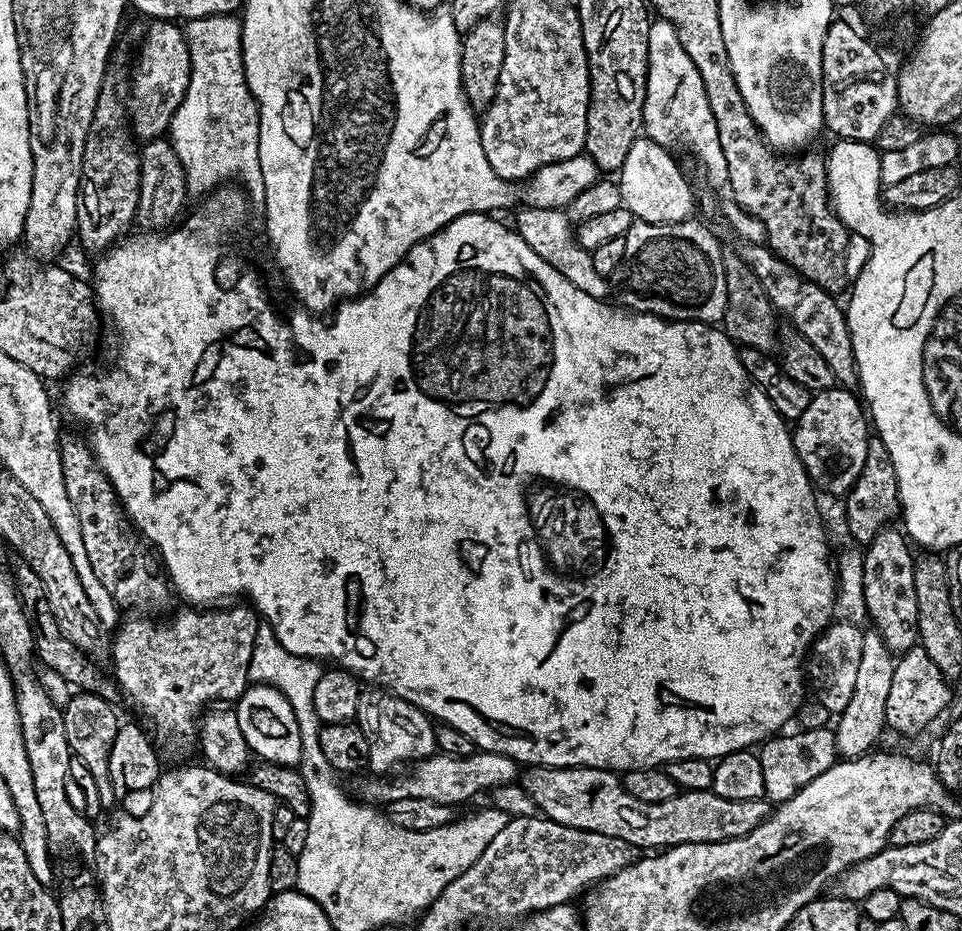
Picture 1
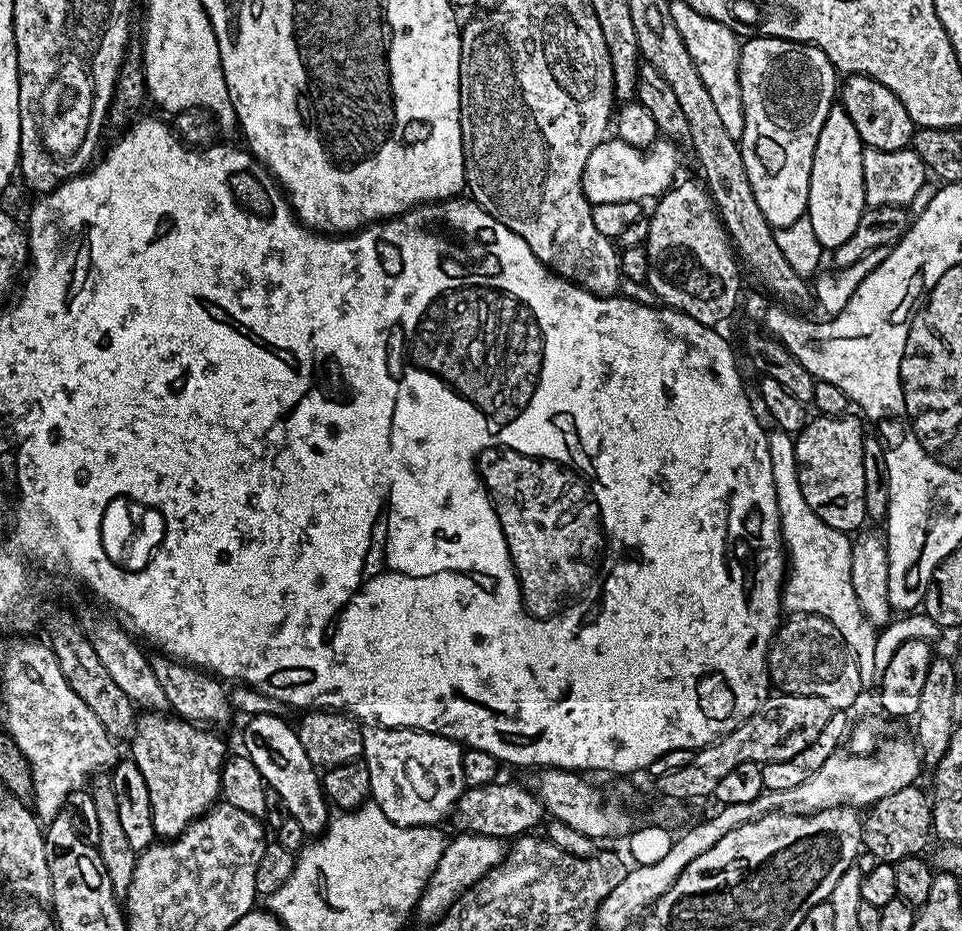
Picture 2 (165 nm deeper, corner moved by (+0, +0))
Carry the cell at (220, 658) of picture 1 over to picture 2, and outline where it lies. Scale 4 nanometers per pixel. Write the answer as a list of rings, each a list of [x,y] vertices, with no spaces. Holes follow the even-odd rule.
[[[151,710],[145,711],[137,719],[136,733],[130,741],[130,747],[132,747],[130,759],[138,766],[138,770],[142,770],[142,778],[146,778],[146,791],[150,793],[152,825],[157,837],[181,836],[199,816],[203,816],[221,799],[220,775],[224,769],[226,751],[224,752],[223,740],[212,732],[215,731],[190,724],[187,720],[179,719],[175,715],[164,715]]]

